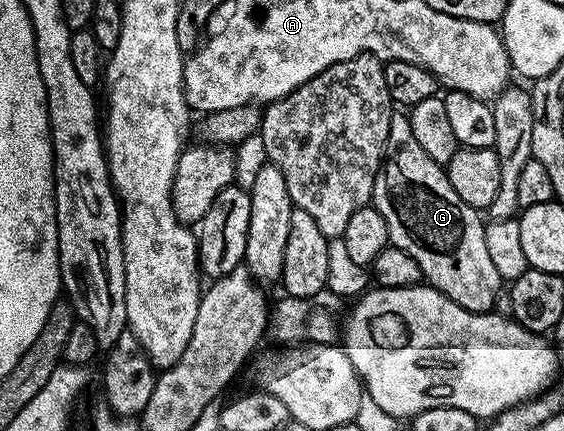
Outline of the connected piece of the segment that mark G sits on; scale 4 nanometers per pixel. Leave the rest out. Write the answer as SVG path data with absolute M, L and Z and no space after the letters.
M391 114L386 153L374 182L372 205L384 217L384 225L388 225L390 243L415 259L429 286L469 311L495 310L504 281L496 273L484 242L486 223L475 208L460 201L452 181L448 181L445 166L424 153L412 134L409 114Z

